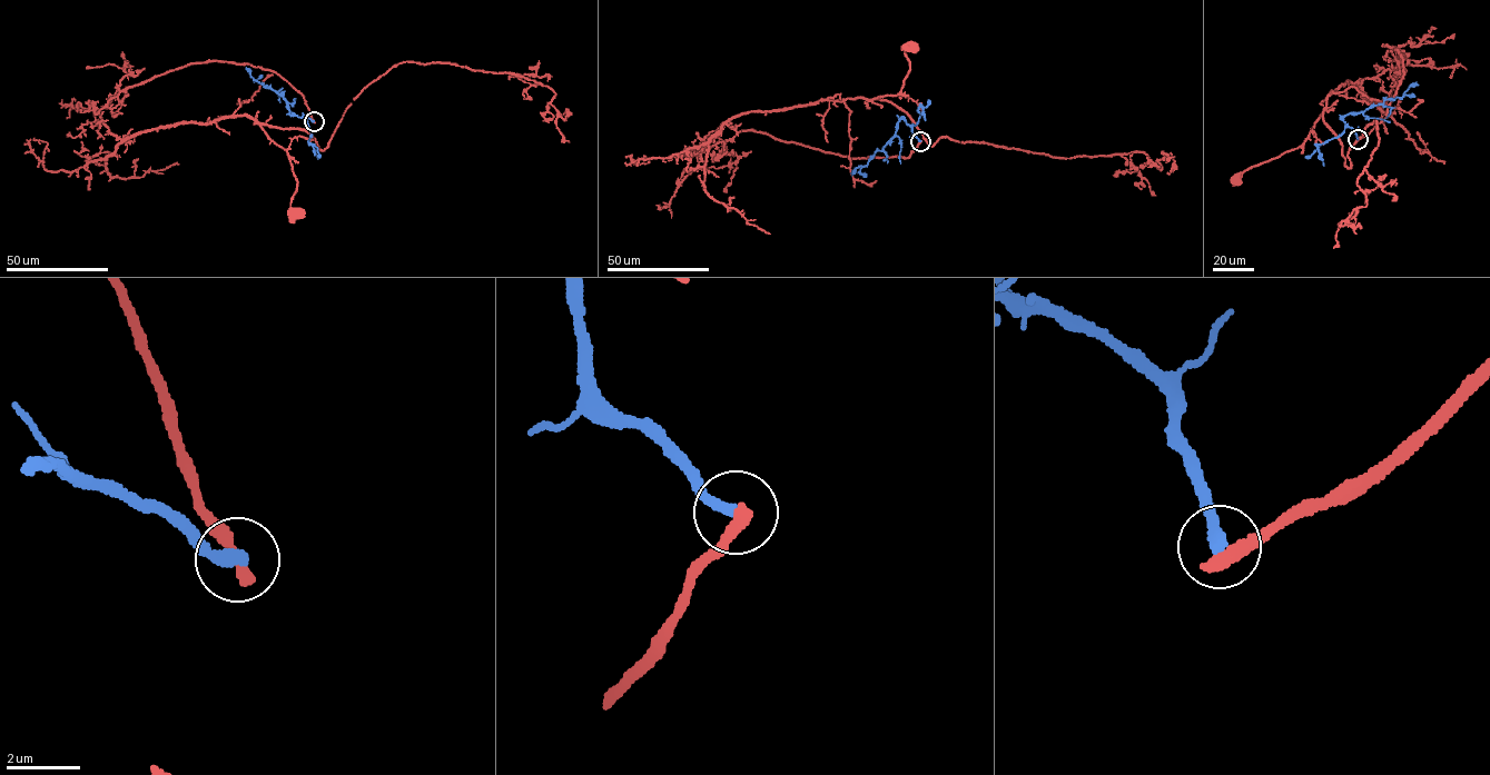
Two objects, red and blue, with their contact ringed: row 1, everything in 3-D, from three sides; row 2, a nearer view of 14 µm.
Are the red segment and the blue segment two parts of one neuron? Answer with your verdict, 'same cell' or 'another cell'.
another cell

